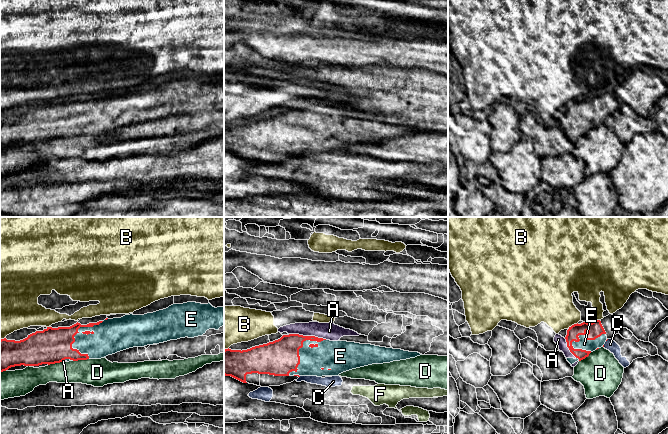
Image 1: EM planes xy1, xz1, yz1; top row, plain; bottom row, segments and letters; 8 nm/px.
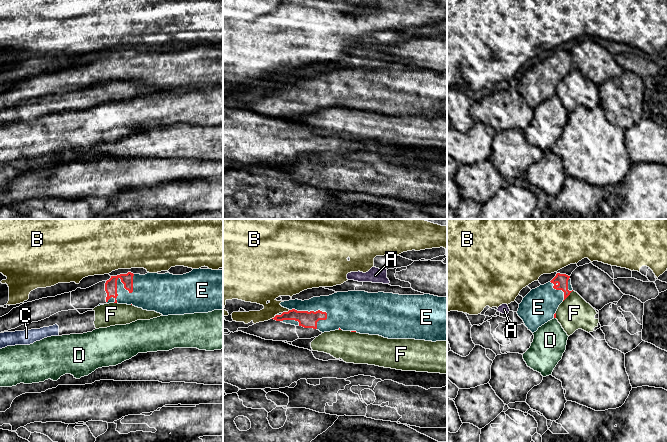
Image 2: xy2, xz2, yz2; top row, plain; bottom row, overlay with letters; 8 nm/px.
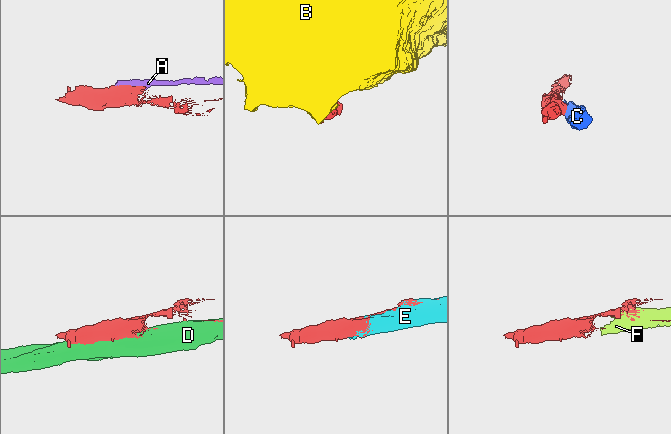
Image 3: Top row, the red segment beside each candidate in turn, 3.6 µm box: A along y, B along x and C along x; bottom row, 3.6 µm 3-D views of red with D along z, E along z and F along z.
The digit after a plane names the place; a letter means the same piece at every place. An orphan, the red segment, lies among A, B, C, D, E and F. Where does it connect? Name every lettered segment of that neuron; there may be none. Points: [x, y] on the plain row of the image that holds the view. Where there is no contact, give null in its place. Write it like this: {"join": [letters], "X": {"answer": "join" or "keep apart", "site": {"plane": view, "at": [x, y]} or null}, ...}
{"join": ["A", "E"], "A": {"answer": "join", "site": {"plane": "xz1", "at": [308, 112]}}, "B": {"answer": "keep apart", "site": {"plane": "yz1", "at": [572, 101]}}, "C": {"answer": "keep apart", "site": null}, "D": {"answer": "keep apart", "site": {"plane": "xy1", "at": [80, 135]}}, "E": {"answer": "join", "site": {"plane": "xz1", "at": [299, 124]}}, "F": {"answer": "keep apart", "site": {"plane": "yz2", "at": [568, 71]}}}

